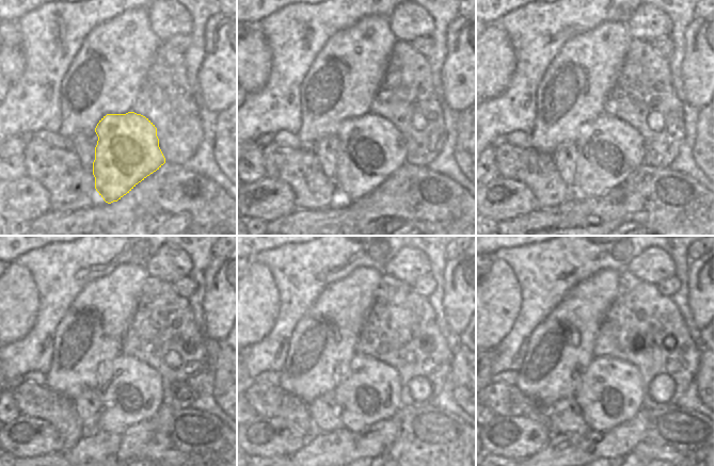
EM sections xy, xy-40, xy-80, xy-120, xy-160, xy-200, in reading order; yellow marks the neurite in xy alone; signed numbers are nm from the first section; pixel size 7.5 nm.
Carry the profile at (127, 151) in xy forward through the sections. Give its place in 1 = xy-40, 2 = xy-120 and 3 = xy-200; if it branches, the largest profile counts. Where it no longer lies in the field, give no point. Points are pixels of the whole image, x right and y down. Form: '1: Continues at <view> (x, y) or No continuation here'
1: Continues at xy-40 (370, 148)
2: Continues at xy-120 (130, 390)
3: Continues at xy-200 (609, 392).

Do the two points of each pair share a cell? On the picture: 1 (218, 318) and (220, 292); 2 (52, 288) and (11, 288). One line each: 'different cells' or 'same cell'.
1: same cell
2: different cells

